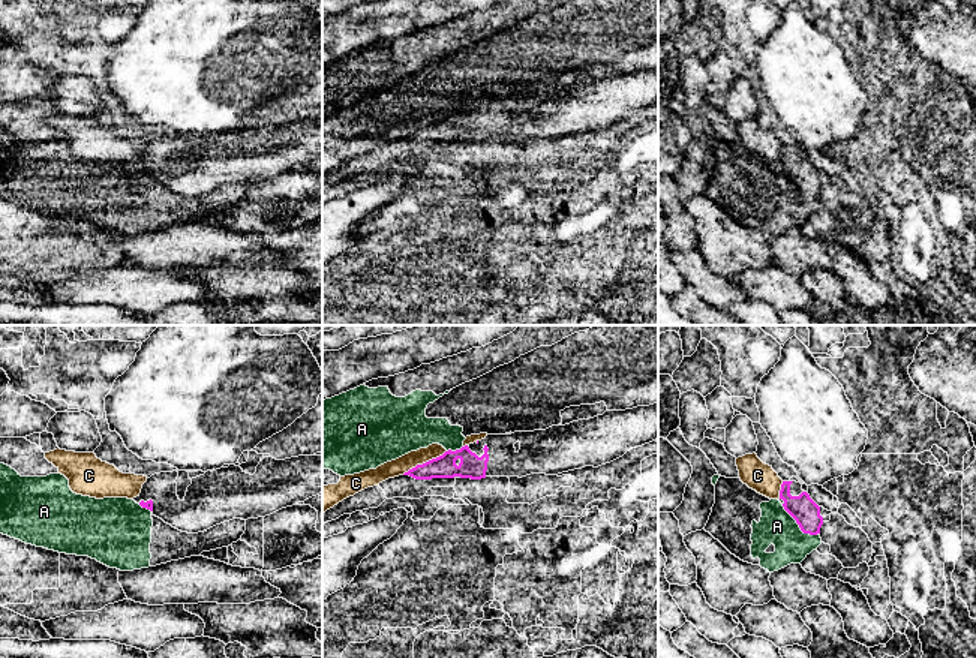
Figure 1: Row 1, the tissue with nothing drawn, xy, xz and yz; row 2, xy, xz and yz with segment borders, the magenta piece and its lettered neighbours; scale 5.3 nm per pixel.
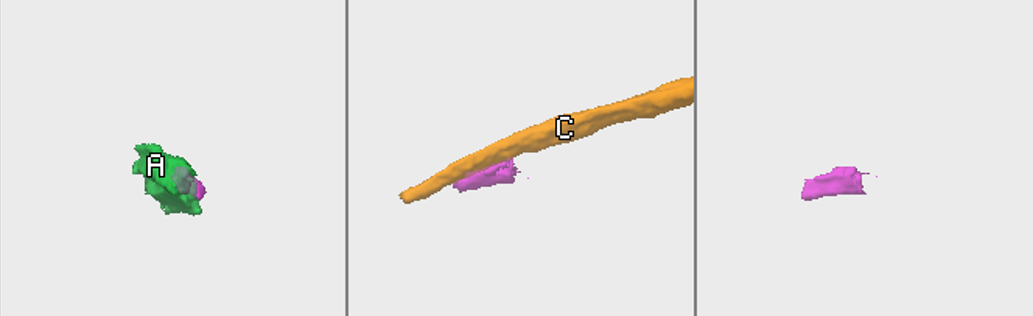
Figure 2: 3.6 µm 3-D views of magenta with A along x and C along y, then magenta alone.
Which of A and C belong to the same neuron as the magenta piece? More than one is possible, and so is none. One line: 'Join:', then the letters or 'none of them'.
Join: none of them

